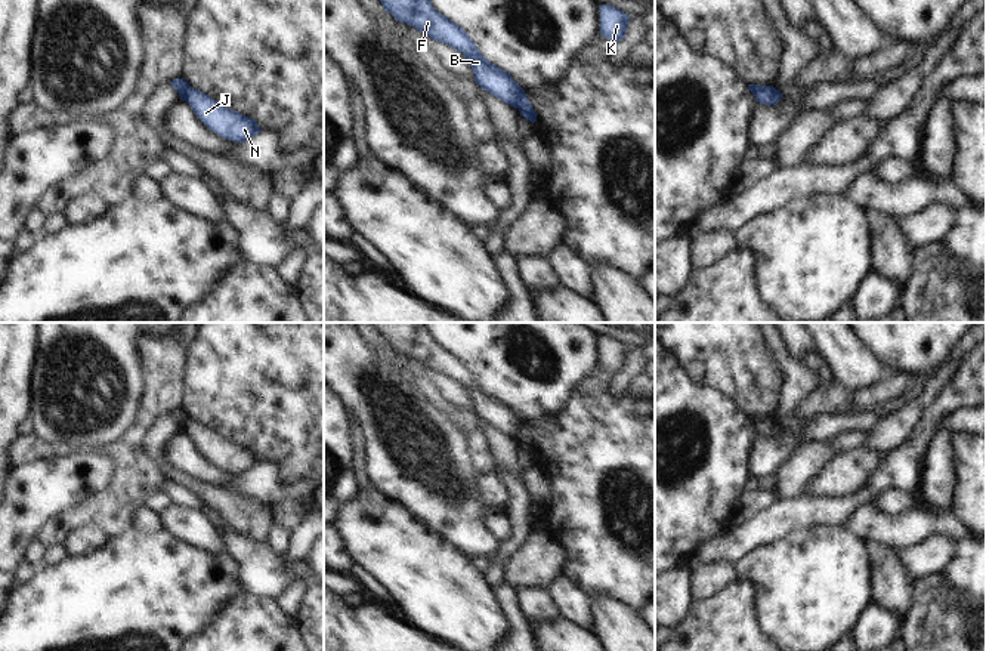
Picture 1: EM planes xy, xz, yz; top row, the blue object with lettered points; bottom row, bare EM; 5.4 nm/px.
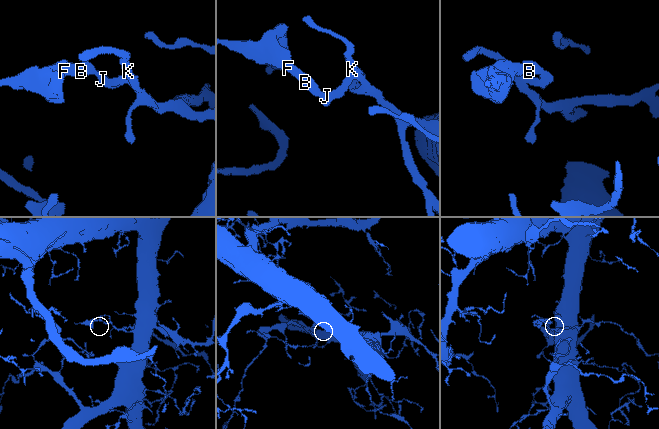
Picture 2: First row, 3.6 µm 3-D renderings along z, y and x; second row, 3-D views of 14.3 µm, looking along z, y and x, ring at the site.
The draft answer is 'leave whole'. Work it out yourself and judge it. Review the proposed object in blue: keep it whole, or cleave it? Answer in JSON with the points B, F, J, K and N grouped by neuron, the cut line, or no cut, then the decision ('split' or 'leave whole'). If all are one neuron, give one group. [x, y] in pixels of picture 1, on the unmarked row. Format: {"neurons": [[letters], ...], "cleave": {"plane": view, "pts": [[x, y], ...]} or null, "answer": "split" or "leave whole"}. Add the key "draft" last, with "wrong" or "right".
{"neurons": [["B", "F"], ["J", "K", "N"]], "cleave": {"plane": "yz", "pts": [[769, 417], [756, 429]]}, "answer": "split", "draft": "wrong"}

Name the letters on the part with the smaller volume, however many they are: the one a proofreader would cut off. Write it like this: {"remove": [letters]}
{"remove": ["B", "F"]}

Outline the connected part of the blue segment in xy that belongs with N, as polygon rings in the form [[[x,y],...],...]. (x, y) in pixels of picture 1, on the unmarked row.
[[[191,419],[183,432],[191,436],[195,447],[210,462],[225,470],[242,475],[262,463],[251,448],[242,447],[234,441],[226,441],[217,432],[197,420]]]

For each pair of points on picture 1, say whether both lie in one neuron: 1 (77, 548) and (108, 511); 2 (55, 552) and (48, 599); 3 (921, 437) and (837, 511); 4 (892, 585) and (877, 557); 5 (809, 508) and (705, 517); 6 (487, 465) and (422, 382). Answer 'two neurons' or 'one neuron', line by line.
1: two neurons
2: two neurons
3: one neuron
4: one neuron
5: two neurons
6: one neuron

